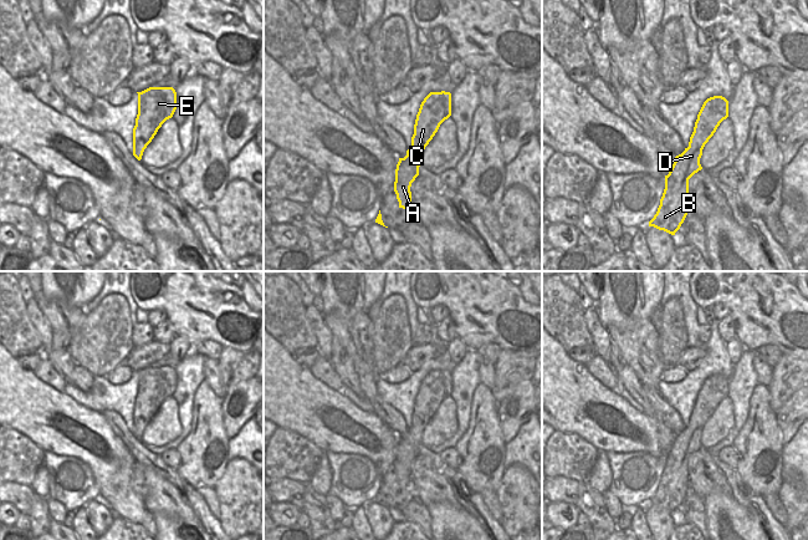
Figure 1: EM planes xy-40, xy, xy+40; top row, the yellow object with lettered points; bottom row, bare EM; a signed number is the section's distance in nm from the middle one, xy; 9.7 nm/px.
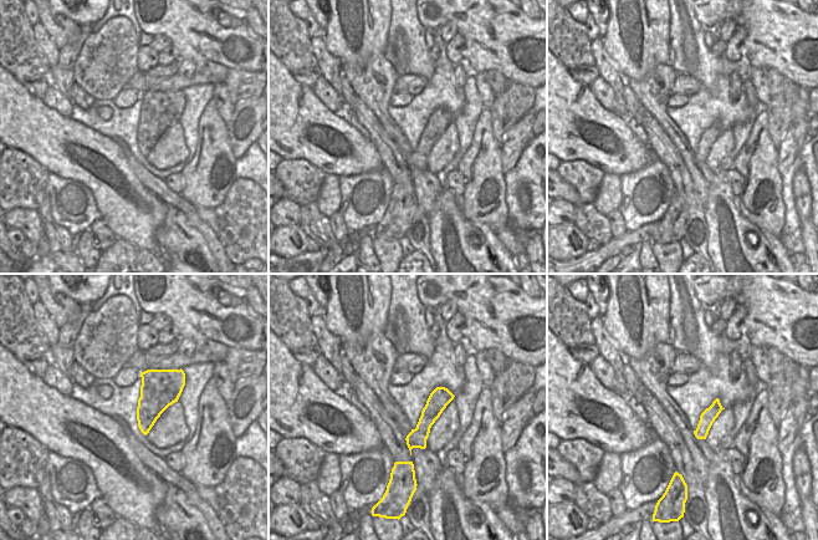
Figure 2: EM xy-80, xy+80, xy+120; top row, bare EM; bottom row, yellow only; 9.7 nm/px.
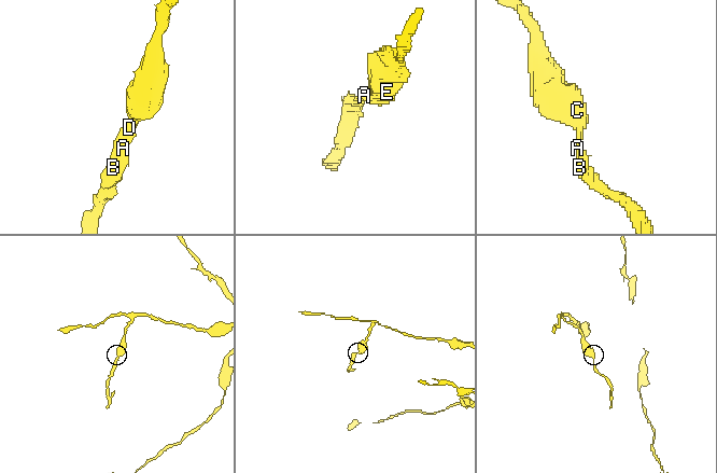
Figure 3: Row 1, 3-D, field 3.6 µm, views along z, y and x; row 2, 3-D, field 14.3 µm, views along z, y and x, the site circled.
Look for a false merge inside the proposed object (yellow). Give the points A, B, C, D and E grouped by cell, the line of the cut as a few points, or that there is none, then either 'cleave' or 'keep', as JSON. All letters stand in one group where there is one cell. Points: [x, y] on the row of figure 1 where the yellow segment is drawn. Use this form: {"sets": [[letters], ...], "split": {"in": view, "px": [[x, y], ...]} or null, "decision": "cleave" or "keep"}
{"sets": [["A", "B", "C", "D", "E"]], "split": null, "decision": "keep"}

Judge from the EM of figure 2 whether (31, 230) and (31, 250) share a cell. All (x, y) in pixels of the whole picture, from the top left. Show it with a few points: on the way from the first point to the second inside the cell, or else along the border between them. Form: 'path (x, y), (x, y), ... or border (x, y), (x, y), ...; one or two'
border (25, 238), (35, 244); two

